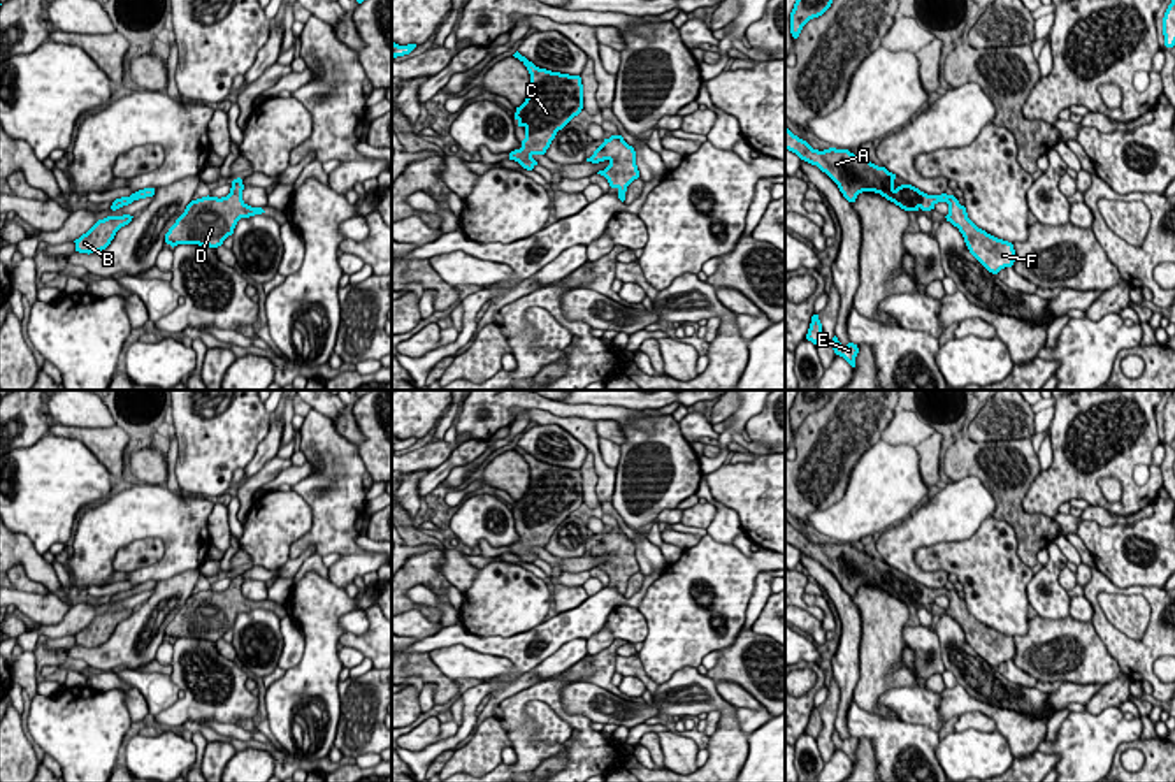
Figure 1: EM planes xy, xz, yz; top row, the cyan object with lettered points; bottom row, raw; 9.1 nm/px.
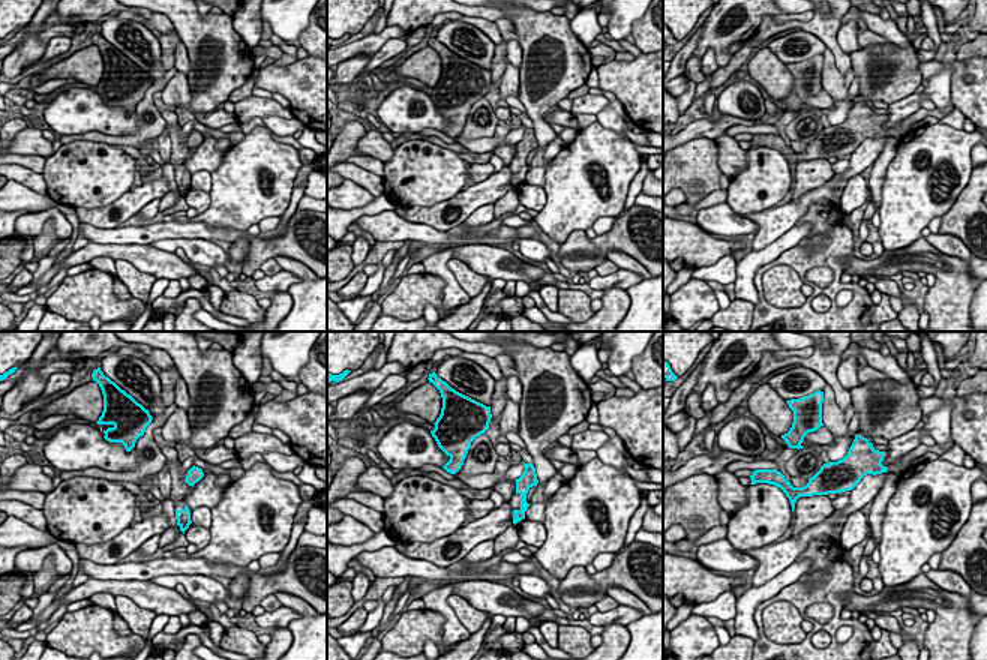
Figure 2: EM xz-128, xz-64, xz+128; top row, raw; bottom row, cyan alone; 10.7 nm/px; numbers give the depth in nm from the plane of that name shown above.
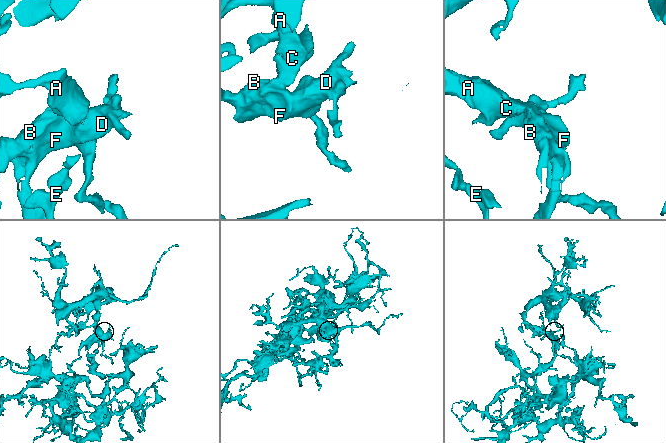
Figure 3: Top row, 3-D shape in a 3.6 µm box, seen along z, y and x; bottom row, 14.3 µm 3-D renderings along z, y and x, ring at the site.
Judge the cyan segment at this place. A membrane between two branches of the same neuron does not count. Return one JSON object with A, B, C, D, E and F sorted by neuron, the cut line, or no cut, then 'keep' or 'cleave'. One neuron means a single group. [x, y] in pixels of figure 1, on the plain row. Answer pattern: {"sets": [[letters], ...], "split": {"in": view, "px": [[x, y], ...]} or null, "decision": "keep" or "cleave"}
{"sets": [["A", "B", "C", "D", "E", "F"]], "split": null, "decision": "keep"}

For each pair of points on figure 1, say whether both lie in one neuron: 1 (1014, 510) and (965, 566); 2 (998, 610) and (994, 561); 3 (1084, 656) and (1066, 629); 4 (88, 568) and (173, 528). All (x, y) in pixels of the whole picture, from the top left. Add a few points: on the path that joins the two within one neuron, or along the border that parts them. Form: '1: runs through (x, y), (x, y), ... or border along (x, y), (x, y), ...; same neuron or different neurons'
1: border along (993, 515), (1012, 528), (1019, 559); different neurons
2: runs through (996, 598), (994, 573); same neuron
3: runs through (1077, 649), (1066, 637); same neuron
4: runs through (106, 547), (127, 526), (151, 526); same neuron

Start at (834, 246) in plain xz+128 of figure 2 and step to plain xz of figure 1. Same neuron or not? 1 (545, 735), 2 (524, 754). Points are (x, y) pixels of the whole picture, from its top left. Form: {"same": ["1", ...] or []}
{"same": ["2"]}

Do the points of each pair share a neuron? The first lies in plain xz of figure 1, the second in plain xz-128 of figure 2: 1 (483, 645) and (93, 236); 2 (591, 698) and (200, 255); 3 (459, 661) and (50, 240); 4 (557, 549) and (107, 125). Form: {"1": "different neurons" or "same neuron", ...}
{"1": "different neurons", "2": "different neurons", "3": "different neurons", "4": "different neurons"}

